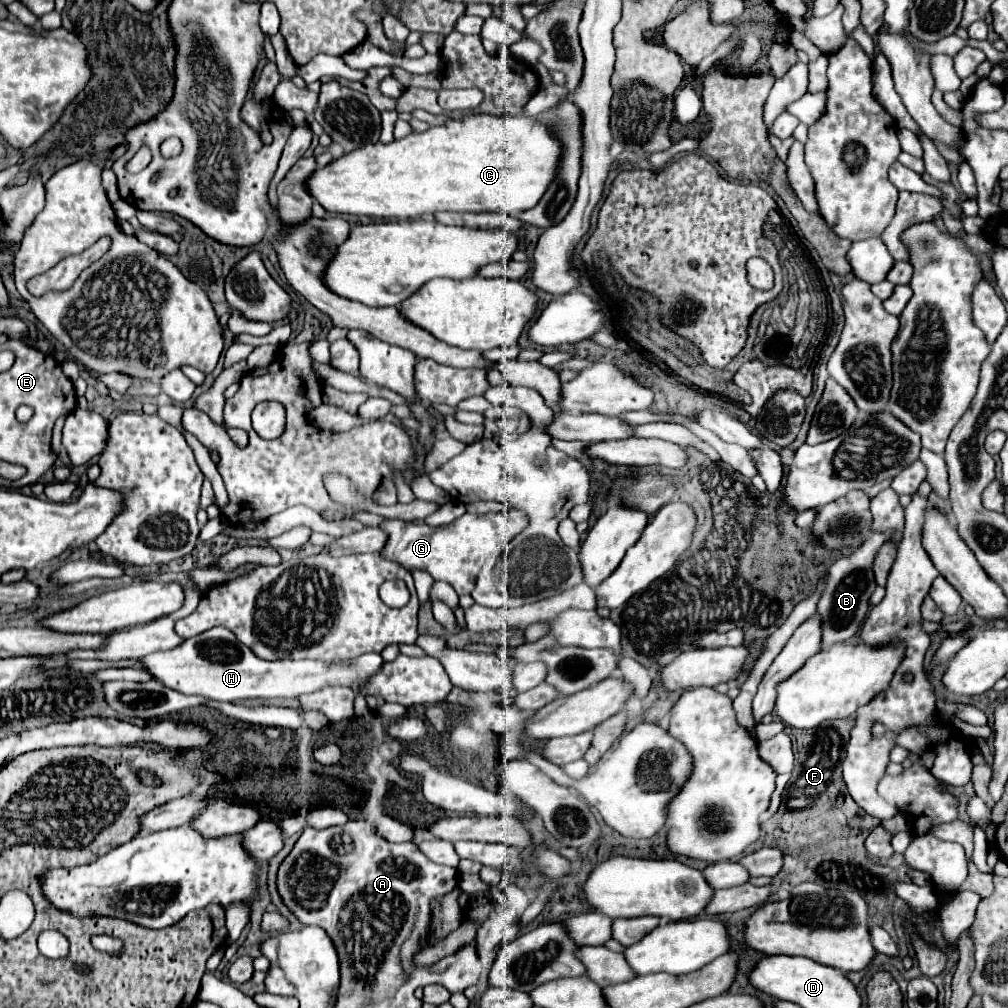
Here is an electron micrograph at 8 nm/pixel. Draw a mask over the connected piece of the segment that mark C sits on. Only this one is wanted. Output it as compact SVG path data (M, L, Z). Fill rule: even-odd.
M470 115L462 121L448 121L424 133L410 133L392 143L362 145L362 149L344 153L326 167L316 169L306 183L306 191L328 211L336 215L366 215L380 219L420 219L424 213L438 211L485 211L518 217L520 211L534 207L548 189L560 147L548 129L530 117L494 117Z

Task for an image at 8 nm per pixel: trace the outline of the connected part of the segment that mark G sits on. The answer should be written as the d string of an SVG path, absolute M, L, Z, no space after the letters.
M516 509L486 515L464 513L450 525L440 527L432 527L428 523L408 523L400 519L384 519L378 527L386 529L388 539L384 549L380 549L378 553L390 557L390 561L398 561L398 565L406 569L428 571L436 581L446 581L448 585L452 585L458 595L470 595L484 559L496 551L498 543L510 543L526 527L526 523L526 515Z

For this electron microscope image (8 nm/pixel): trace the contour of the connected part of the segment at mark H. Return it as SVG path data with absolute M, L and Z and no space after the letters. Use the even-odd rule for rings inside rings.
M212 627L196 637L186 639L182 645L150 653L146 657L136 659L138 667L148 671L162 685L180 691L184 695L200 695L216 701L240 701L250 697L298 697L302 693L310 693L327 686L347 686L360 688L382 665L379 653L366 653L355 663L336 661L320 663L320 661L264 661L258 659L244 643L236 639L236 635L226 627Z

